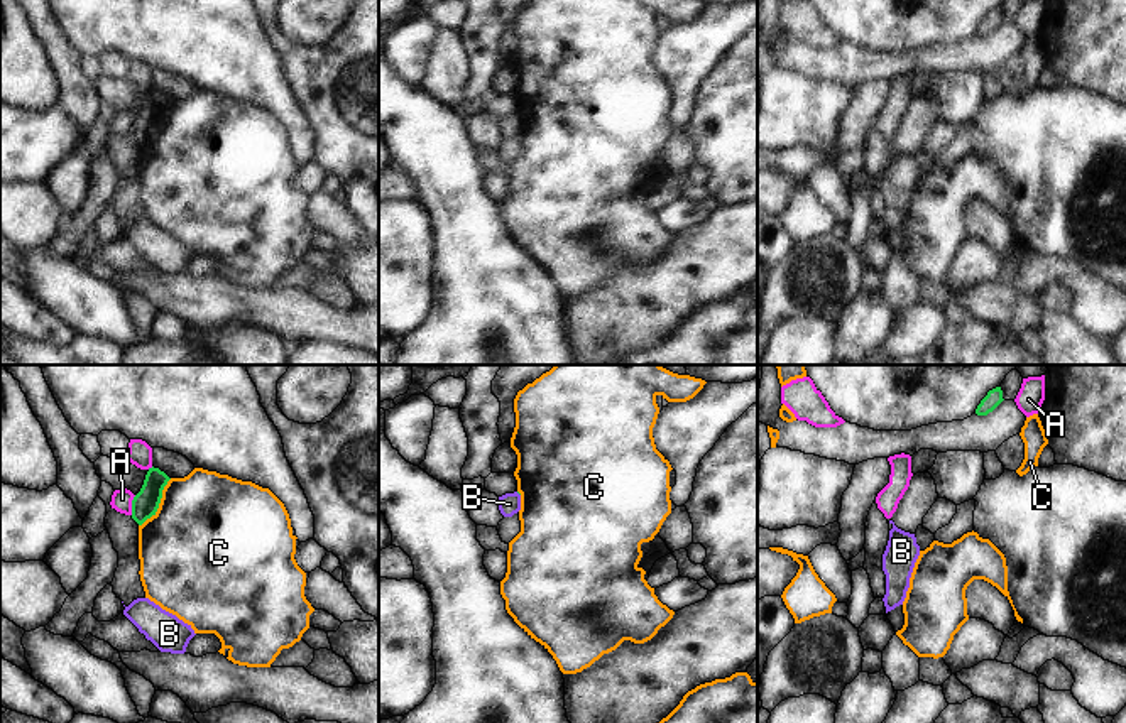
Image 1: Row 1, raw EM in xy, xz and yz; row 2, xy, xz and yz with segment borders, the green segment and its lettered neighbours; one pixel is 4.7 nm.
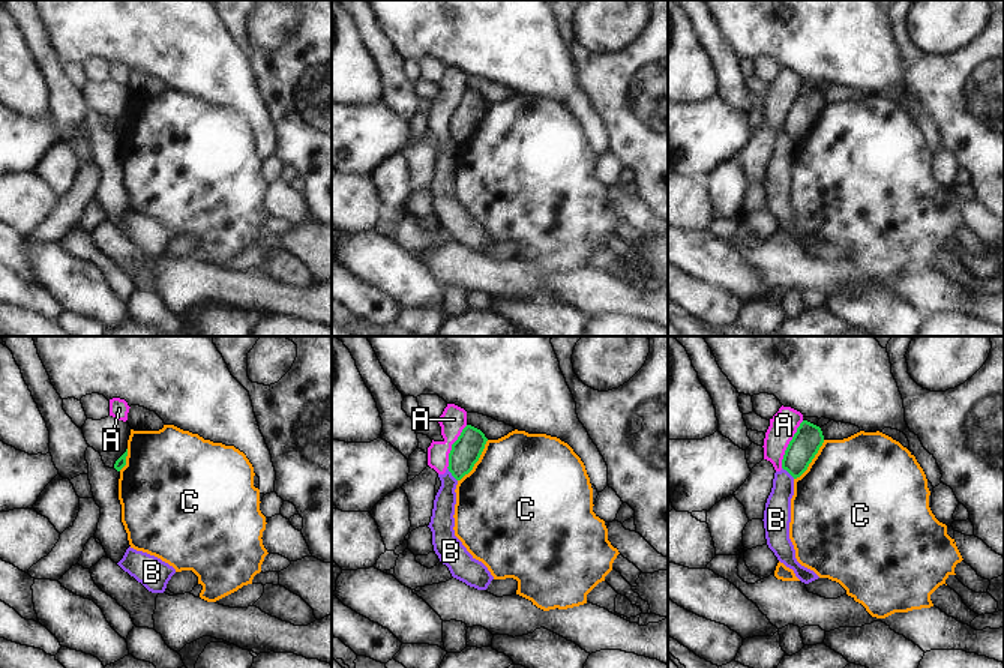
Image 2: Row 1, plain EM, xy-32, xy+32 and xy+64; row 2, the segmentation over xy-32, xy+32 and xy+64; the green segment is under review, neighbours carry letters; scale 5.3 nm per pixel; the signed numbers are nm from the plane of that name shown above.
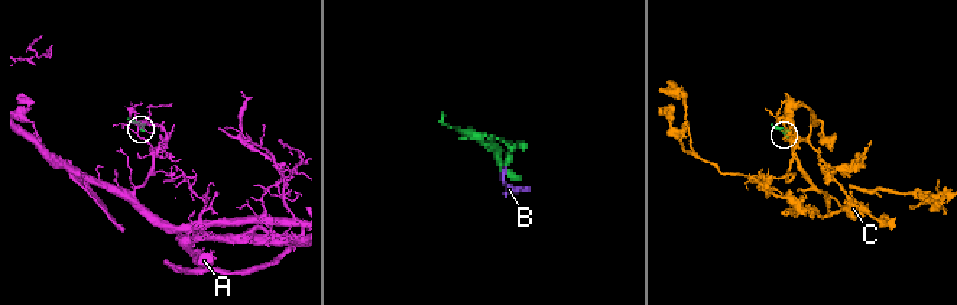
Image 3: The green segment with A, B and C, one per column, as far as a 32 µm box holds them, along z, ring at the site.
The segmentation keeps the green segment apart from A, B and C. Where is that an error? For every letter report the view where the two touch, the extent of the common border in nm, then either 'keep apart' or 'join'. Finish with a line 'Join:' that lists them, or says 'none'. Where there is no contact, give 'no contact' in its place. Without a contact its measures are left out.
A: contact in xy; length 100 nm; keep apart
B: no contact; keep apart
C: contact in xy; length 280 nm; keep apart
Join: none

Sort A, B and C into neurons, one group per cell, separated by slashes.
A B / C

